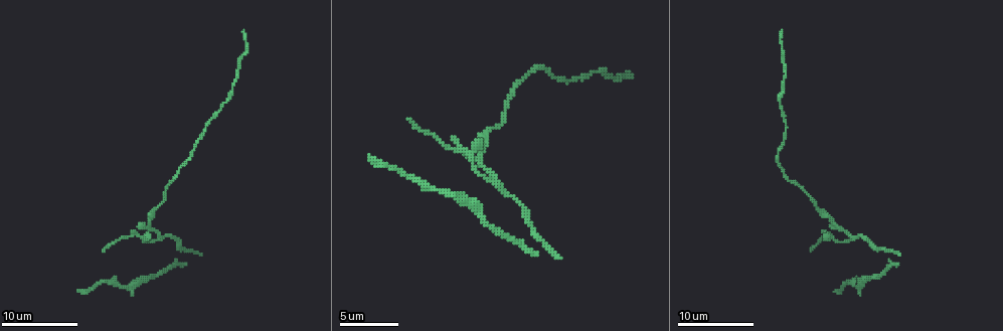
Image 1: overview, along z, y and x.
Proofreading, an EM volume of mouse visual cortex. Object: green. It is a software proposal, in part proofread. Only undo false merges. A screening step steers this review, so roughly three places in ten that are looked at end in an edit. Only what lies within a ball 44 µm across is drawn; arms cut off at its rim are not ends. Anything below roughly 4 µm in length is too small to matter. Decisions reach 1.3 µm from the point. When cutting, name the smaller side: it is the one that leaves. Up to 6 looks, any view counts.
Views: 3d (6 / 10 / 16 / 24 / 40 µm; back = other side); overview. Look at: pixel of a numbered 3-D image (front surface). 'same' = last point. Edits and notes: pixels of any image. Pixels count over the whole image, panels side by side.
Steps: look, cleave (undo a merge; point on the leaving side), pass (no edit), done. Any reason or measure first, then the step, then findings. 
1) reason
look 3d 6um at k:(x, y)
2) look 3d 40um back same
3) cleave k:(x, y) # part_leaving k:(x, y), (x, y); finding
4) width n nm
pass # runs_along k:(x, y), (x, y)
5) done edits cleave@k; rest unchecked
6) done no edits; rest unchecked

side arm on a straight run
look 3d 10um at 1:(456, 149)

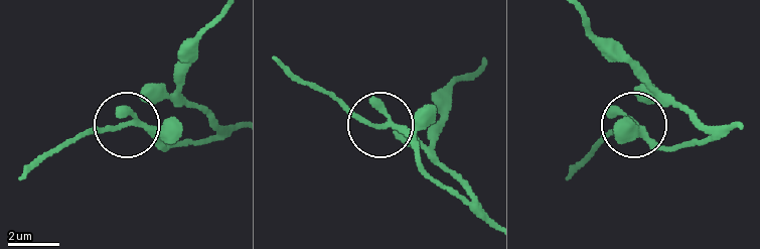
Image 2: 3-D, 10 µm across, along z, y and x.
arms 3
pass # runs_along 2:(195, 39), (182, 89), (208, 138), (74, 138); all the same neuron

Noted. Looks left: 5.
two arms in line, one across
look 3d 10um at 1:(851, 239)

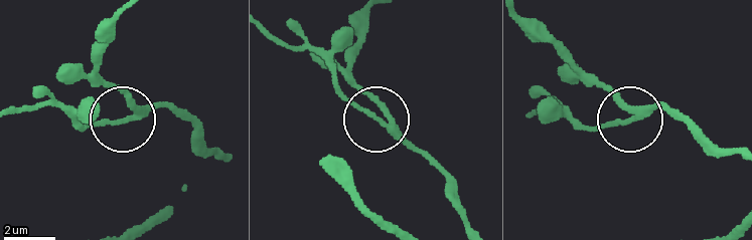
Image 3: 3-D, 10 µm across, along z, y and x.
look 3d 10um back at 3:(126, 117)

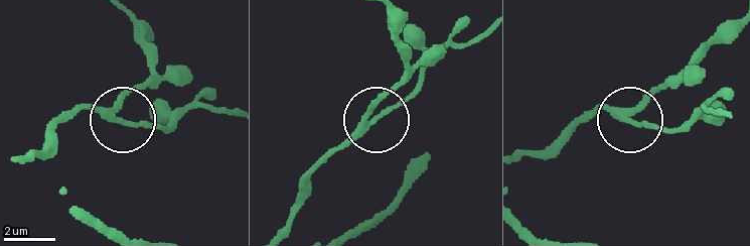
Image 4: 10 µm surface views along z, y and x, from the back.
width 210 nm
pass # runs_along 4:(136, 21), (149, 71), (121, 116), (172, 129); one neuron here

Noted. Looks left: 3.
look 3d 6um at 1:(483, 134)

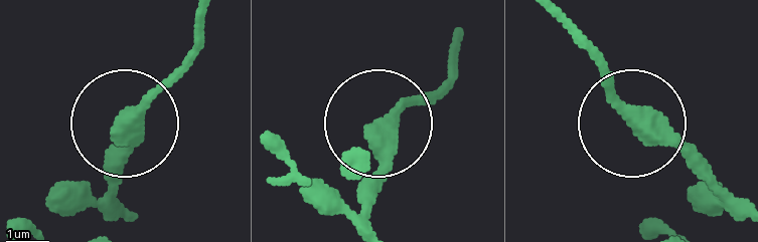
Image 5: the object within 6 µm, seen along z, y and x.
pass # runs_along 5:(631, 107), (631, 118), (592, 54); continuous, no second neuron

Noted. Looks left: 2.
done no edits; rest unchecked

